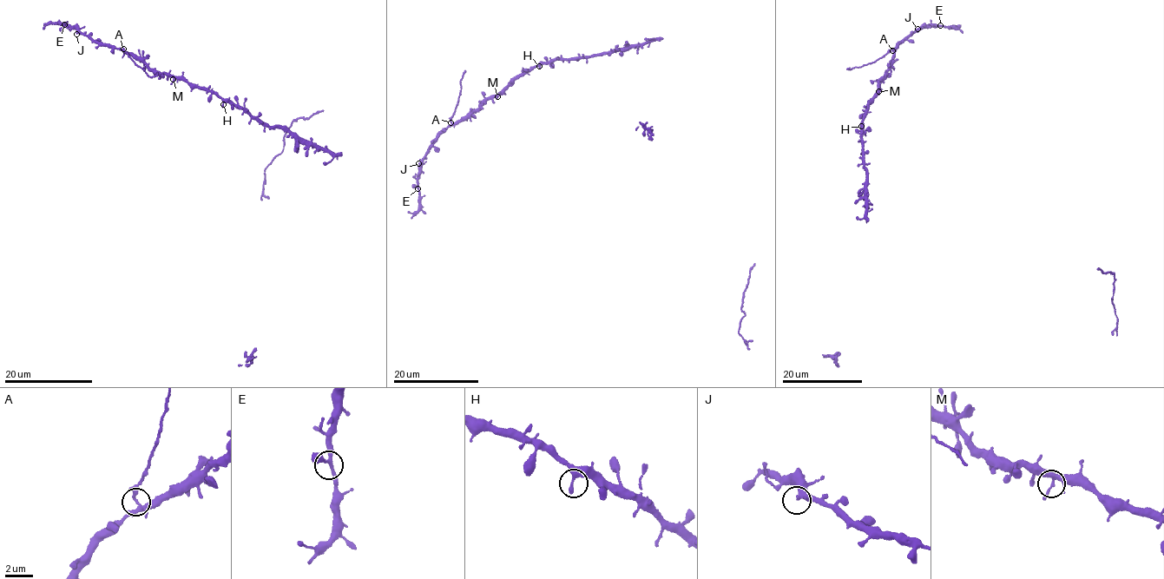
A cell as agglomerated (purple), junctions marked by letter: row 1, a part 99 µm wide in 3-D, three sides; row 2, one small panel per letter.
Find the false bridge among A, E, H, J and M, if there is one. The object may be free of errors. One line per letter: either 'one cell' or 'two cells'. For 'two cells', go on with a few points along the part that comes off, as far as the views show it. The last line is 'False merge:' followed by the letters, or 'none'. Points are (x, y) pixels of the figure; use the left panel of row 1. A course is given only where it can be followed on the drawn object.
A: two cells | (123, 49), (150, 77), (157, 72)
E: one cell
H: one cell
J: one cell
M: one cell
False merge: A

